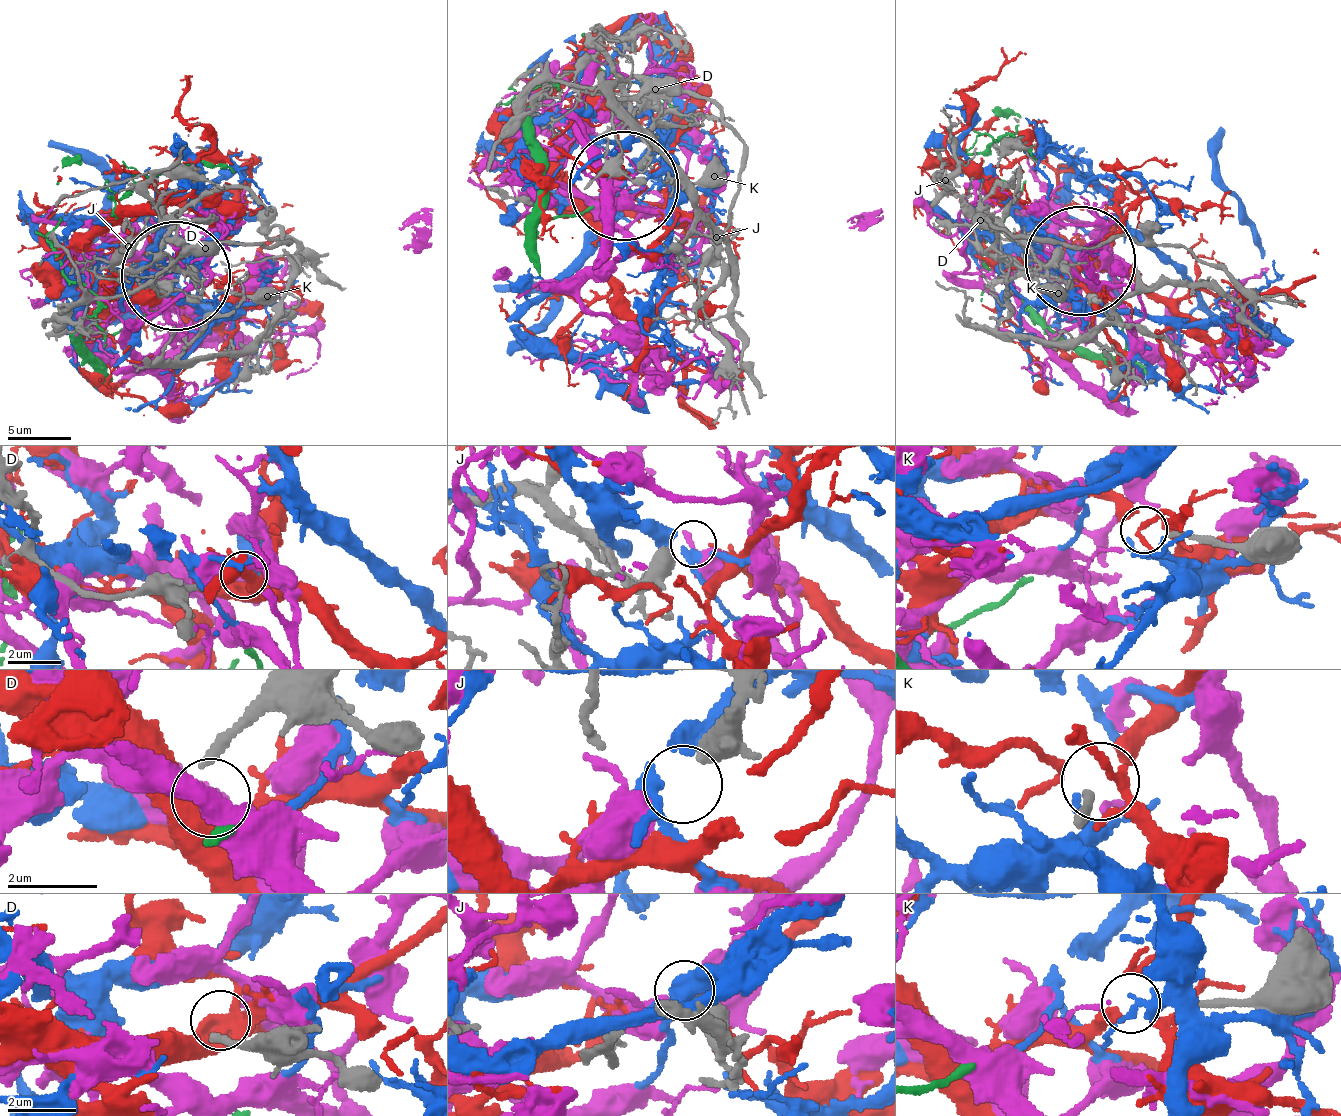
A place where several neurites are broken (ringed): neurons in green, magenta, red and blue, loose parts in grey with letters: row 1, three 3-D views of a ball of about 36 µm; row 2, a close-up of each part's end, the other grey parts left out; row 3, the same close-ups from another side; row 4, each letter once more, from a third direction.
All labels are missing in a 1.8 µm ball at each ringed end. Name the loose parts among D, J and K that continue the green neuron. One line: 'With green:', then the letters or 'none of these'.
With green: none of these

